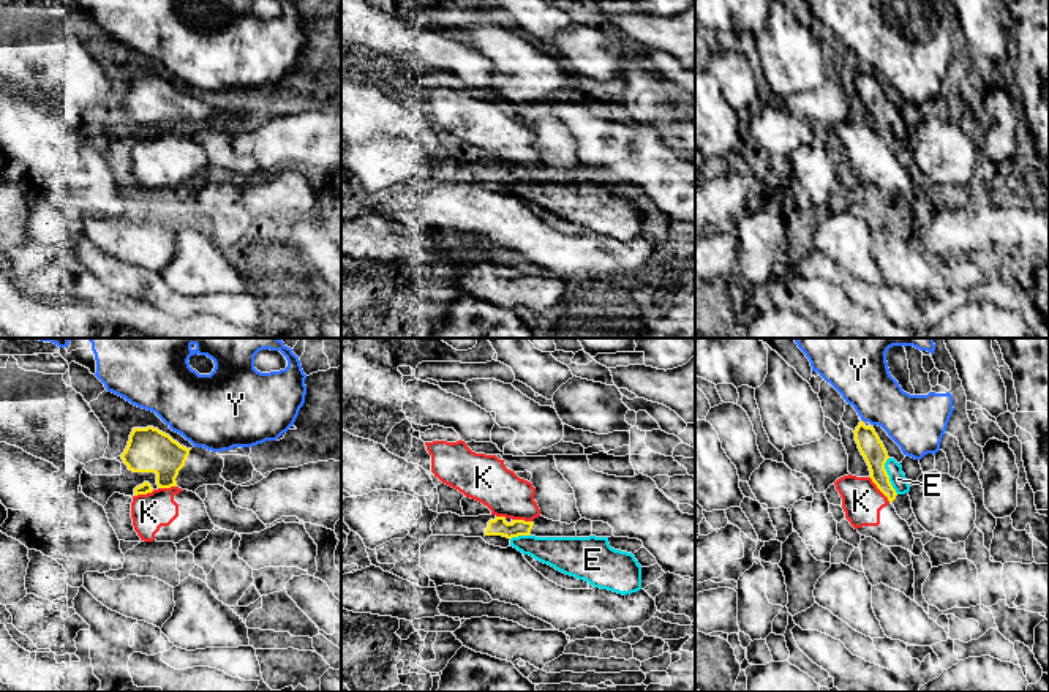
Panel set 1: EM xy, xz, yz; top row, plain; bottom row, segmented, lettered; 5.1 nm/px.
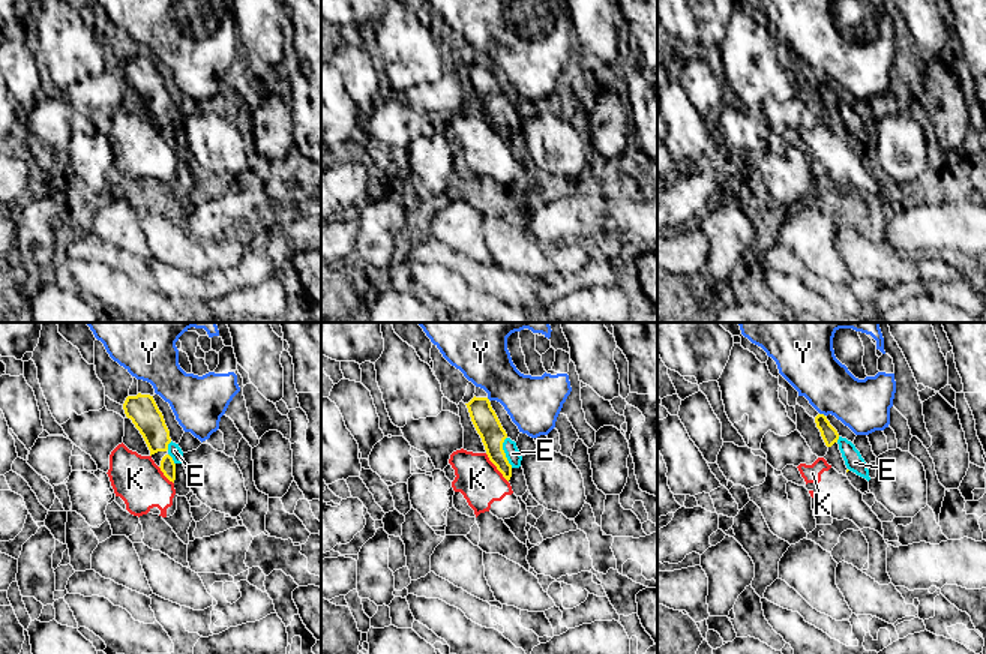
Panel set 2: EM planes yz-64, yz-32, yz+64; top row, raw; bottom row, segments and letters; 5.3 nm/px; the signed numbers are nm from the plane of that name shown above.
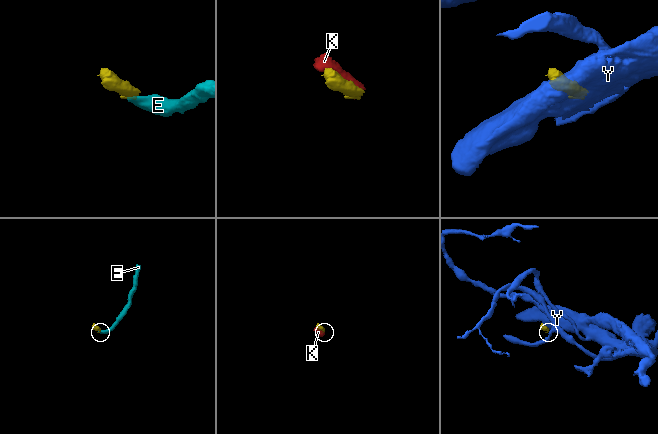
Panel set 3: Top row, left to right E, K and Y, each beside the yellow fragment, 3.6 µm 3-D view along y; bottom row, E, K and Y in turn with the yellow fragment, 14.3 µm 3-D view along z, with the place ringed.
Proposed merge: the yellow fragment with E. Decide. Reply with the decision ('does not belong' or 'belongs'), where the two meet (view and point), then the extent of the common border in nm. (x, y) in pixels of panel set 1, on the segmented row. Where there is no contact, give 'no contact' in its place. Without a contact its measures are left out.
belongs; contact yz (888, 476); length 200 nm

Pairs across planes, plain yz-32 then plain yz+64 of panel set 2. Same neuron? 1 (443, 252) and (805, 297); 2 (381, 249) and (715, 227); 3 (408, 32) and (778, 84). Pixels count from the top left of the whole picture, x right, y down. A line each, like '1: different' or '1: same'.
1: different
2: same
3: same

